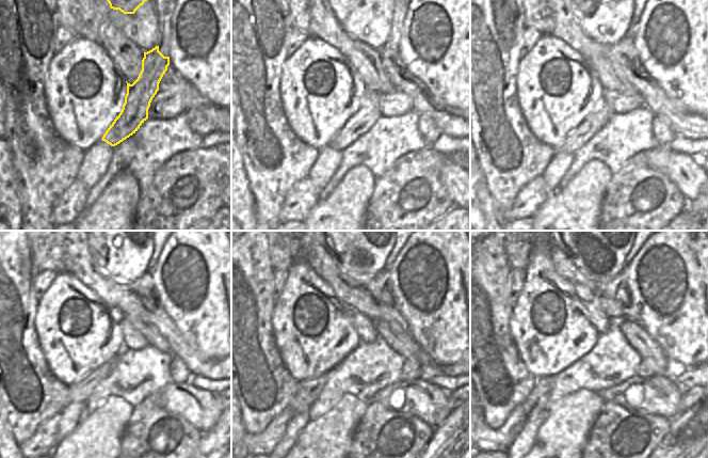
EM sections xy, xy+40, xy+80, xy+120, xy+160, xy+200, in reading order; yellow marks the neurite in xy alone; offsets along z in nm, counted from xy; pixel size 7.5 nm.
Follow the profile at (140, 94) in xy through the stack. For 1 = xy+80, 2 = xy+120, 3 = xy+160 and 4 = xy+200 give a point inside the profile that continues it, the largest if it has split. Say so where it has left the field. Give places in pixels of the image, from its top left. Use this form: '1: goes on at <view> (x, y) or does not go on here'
1: goes on at xy+80 (595, 122)
2: goes on at xy+120 (79, 392)
3: goes on at xy+160 (311, 389)
4: goes on at xy+200 (545, 381)

